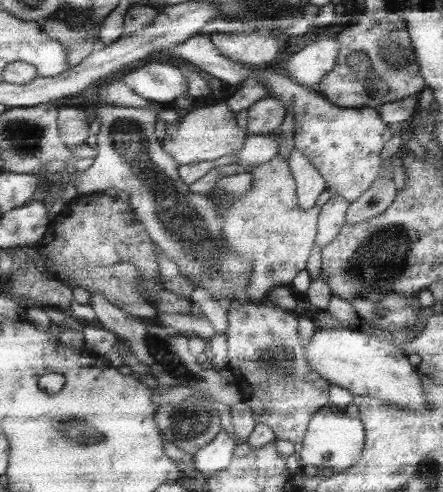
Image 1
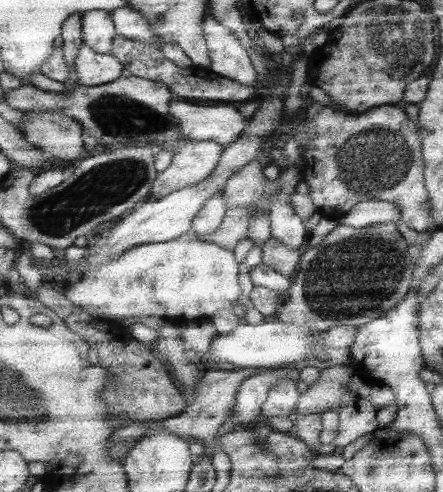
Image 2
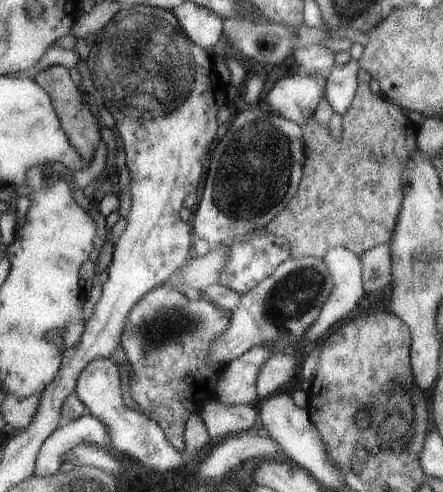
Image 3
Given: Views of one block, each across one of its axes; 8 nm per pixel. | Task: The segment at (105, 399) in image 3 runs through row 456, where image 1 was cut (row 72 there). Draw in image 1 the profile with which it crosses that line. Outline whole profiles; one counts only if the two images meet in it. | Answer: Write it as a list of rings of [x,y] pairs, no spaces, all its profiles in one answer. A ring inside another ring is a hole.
[[[141,64],[139,70],[121,78],[135,94],[151,102],[173,102],[189,94],[189,76],[169,64]]]

